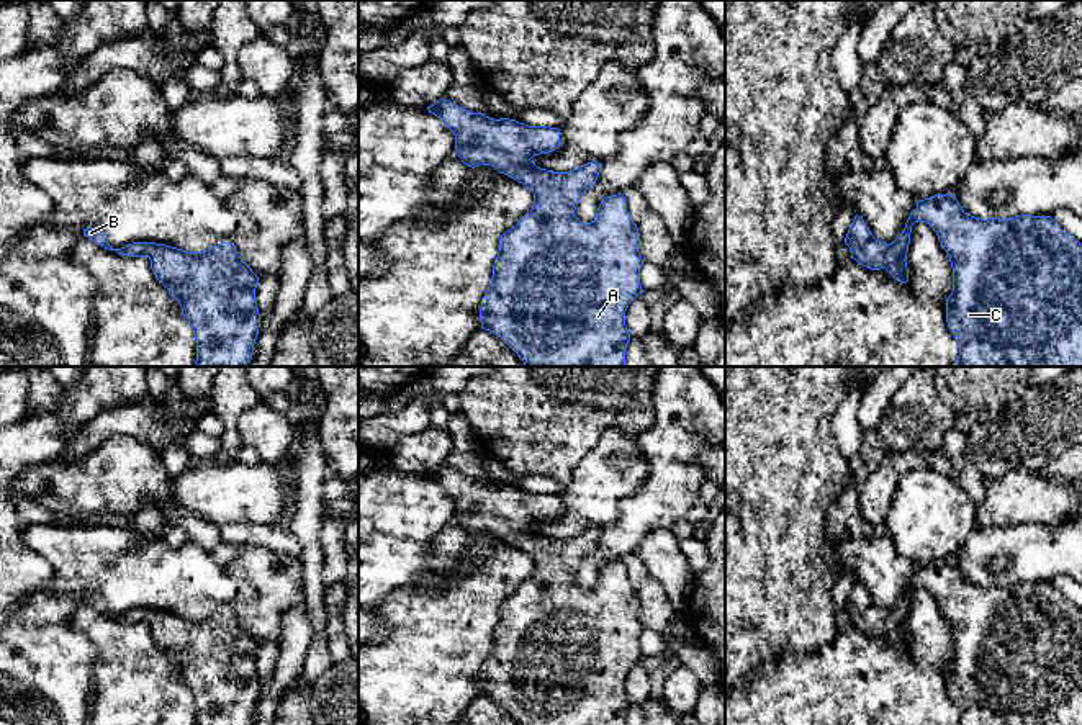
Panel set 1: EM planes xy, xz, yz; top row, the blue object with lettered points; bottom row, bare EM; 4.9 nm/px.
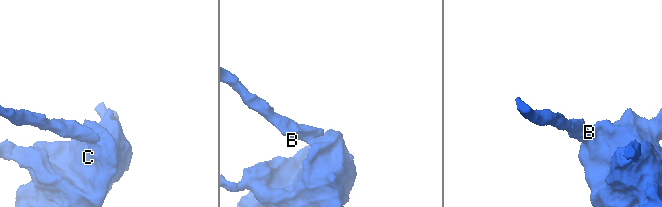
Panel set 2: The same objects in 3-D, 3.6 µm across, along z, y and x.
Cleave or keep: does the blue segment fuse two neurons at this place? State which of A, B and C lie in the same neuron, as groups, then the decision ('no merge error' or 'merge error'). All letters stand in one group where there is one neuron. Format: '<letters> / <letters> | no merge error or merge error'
A B C | no merge error

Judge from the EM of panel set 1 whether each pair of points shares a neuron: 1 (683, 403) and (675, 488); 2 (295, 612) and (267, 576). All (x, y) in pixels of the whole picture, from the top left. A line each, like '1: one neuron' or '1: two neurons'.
1: one neuron
2: two neurons

